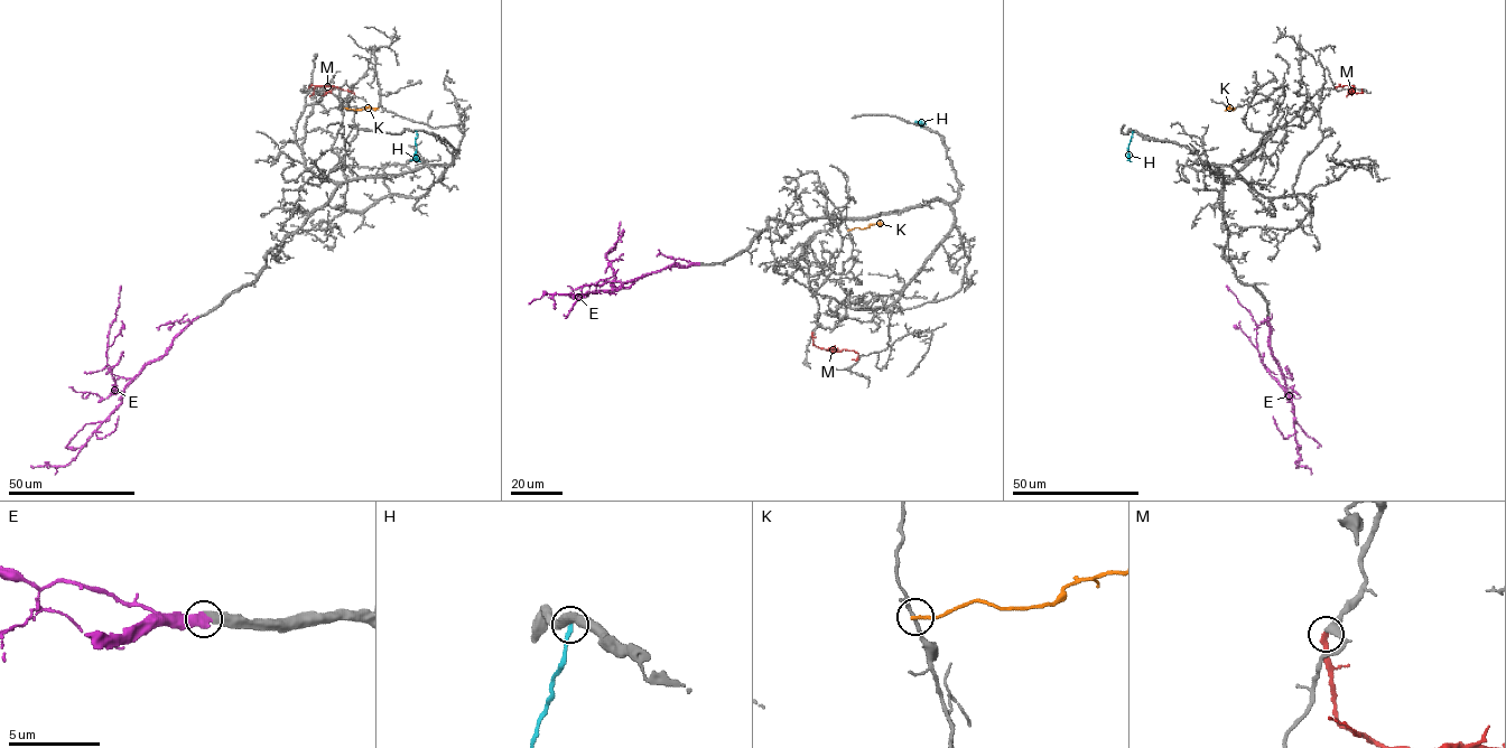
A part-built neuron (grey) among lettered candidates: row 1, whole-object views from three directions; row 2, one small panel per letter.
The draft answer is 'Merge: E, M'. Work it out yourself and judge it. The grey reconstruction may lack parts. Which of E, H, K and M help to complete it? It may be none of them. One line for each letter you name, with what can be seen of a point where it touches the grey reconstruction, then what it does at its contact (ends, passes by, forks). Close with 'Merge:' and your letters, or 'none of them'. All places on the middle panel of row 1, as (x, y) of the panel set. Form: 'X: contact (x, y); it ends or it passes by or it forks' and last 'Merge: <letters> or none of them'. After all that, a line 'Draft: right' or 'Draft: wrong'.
E: contact (698, 263); it ends
M: contact (812, 333); it ends
Merge: E, M
Draft: right

